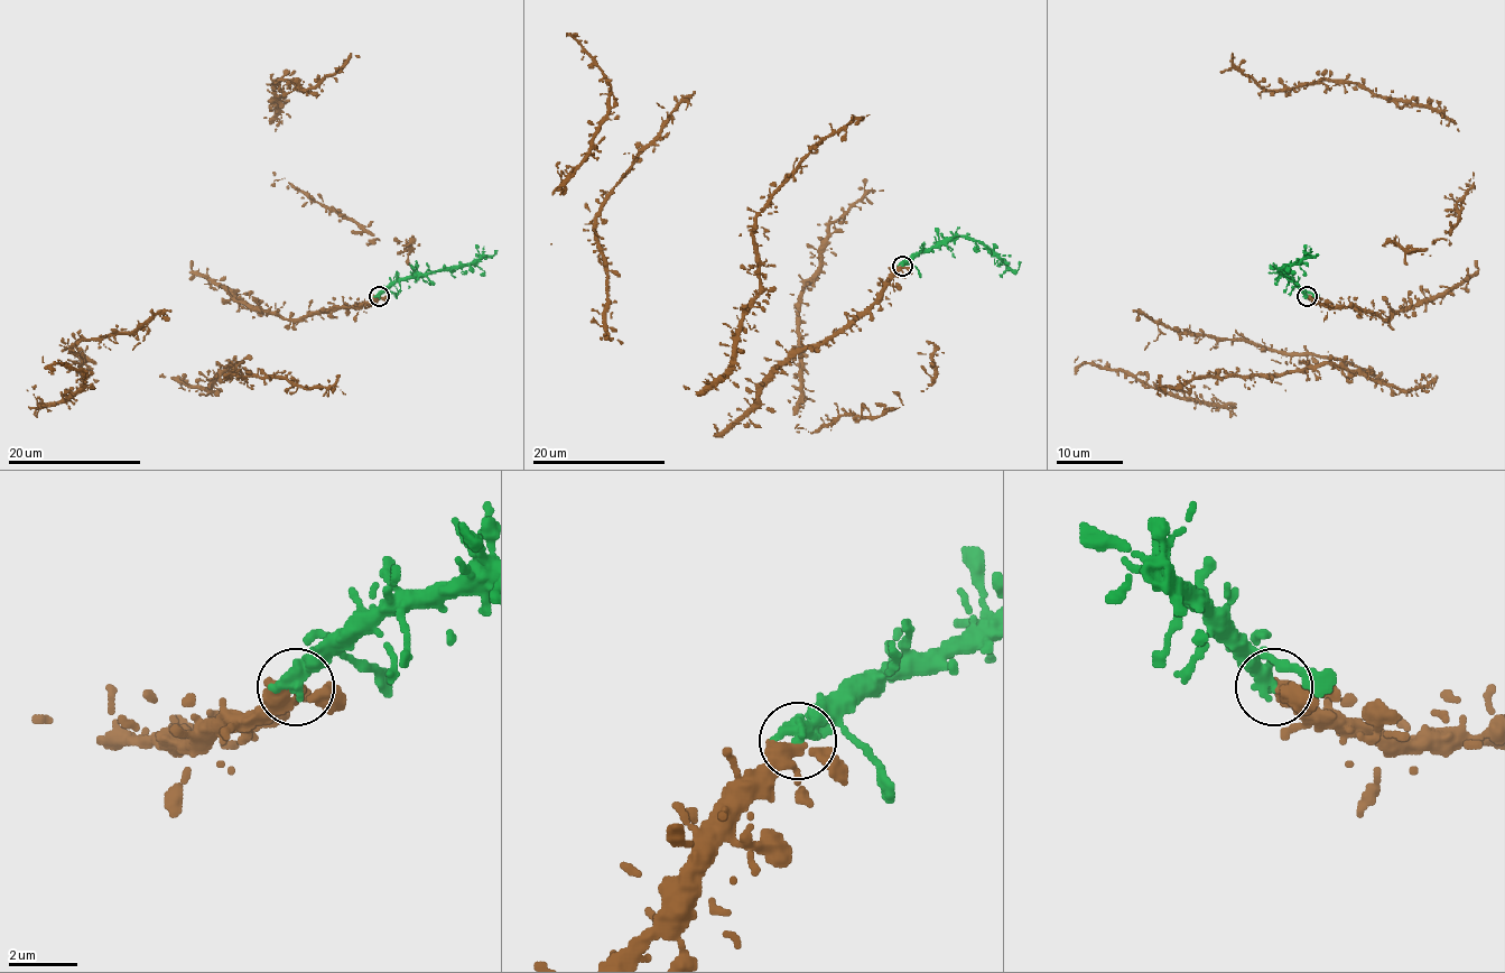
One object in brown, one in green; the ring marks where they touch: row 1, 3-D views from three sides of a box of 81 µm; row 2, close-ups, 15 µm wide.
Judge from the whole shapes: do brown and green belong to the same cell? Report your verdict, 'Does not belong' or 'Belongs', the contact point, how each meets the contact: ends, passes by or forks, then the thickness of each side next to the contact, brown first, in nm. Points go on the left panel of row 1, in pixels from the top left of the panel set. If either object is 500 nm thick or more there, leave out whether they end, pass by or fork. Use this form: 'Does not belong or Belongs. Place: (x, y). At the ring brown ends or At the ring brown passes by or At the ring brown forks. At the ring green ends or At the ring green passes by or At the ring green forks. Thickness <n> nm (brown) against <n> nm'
Belongs. Place: (379, 296). At the ring brown forks. At the ring green passes by. Thickness 320 nm (brown) against 360 nm

